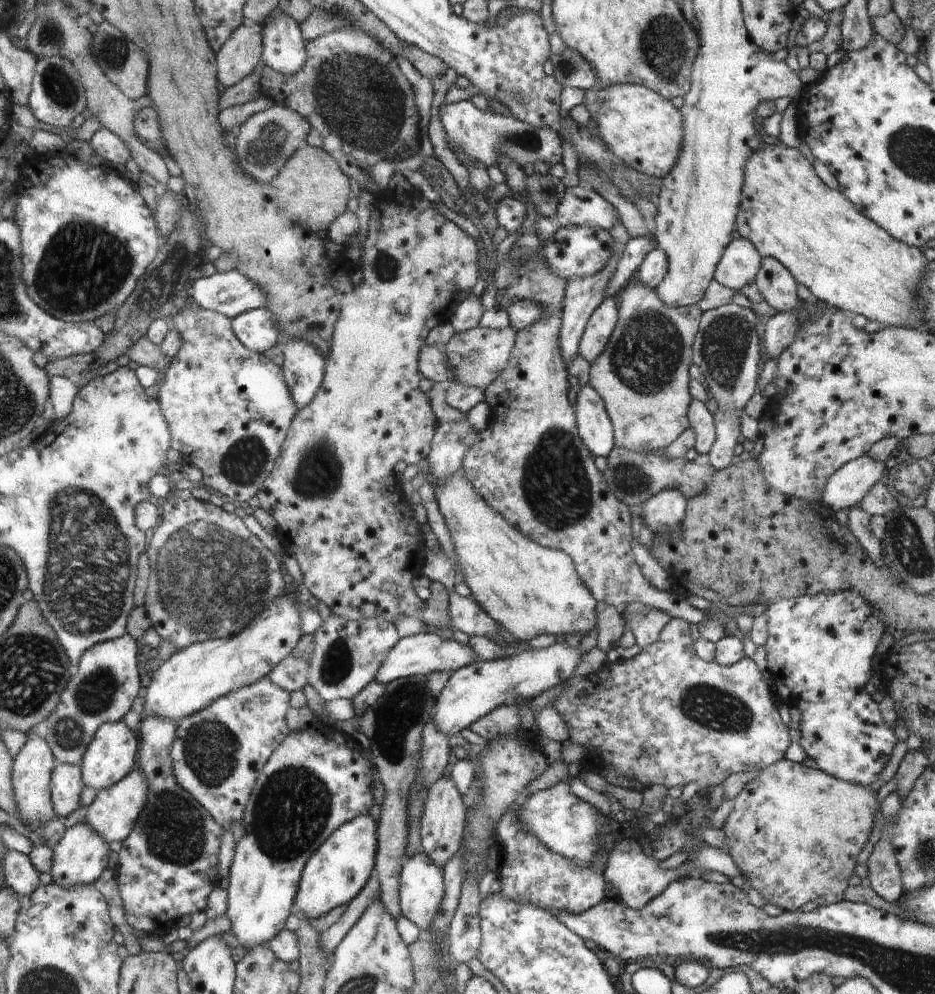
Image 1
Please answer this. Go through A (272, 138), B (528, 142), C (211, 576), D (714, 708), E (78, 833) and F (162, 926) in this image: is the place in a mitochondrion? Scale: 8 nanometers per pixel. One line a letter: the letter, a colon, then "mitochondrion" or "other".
A: mitochondrion
B: mitochondrion
C: mitochondrion
D: mitochondrion
E: other
F: other

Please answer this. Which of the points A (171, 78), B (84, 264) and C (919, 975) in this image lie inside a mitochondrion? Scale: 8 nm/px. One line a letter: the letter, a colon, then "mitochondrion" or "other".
A: other
B: mitochondrion
C: mitochondrion

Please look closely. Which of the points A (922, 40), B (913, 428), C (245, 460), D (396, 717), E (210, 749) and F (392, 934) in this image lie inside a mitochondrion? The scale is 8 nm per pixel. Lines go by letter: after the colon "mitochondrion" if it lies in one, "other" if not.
A: other
B: other
C: mitochondrion
D: mitochondrion
E: mitochondrion
F: other

